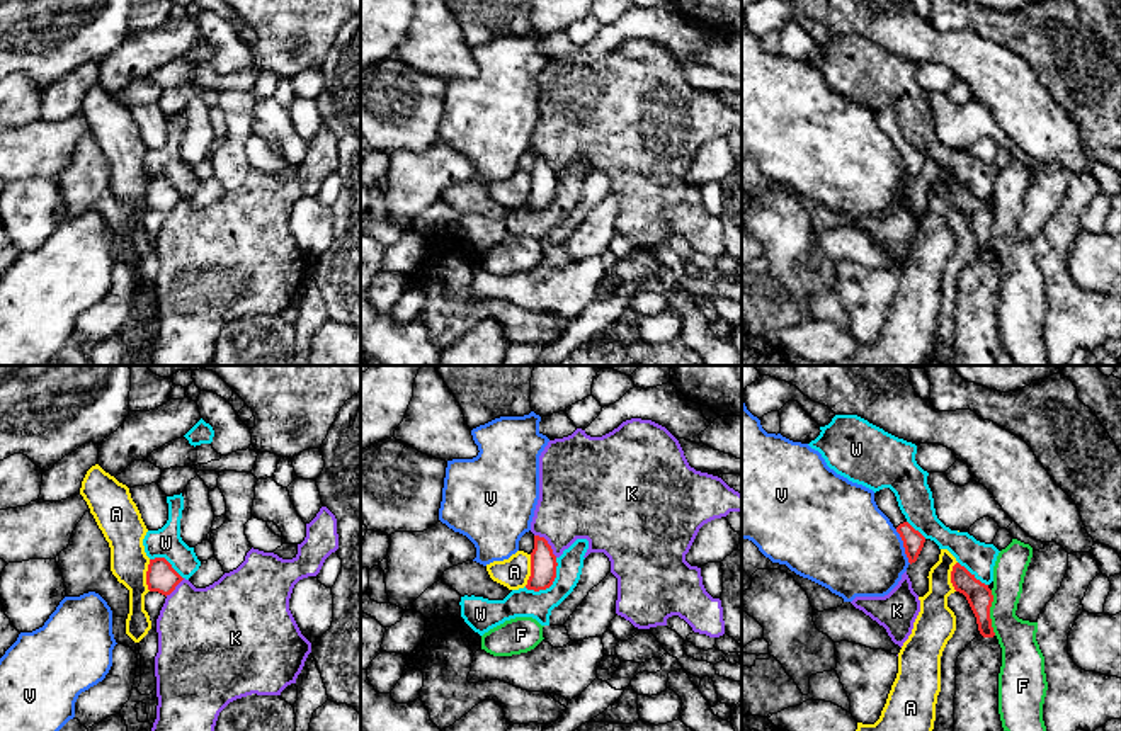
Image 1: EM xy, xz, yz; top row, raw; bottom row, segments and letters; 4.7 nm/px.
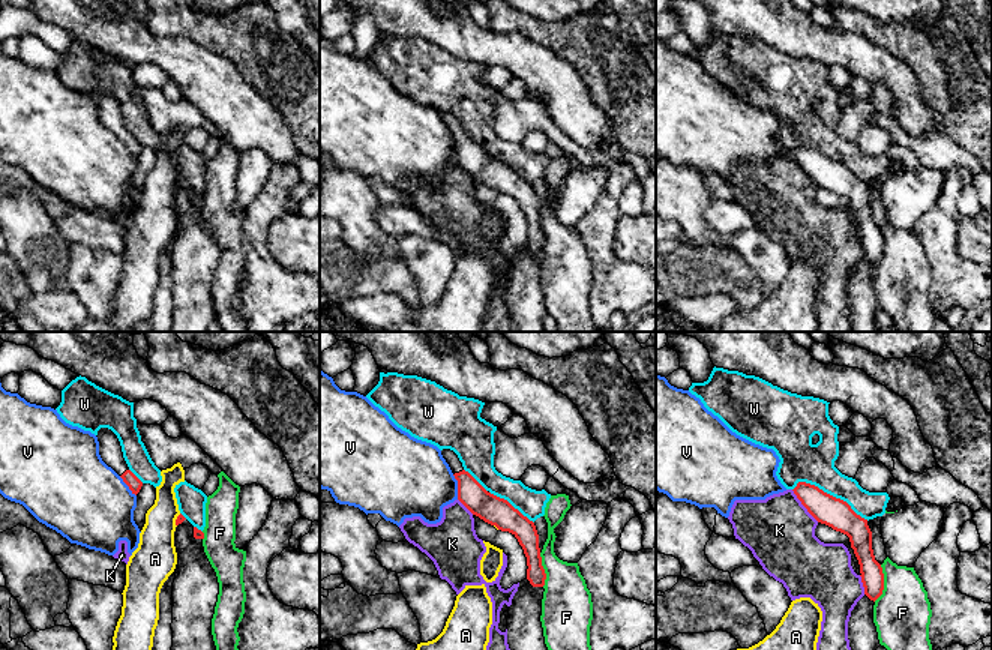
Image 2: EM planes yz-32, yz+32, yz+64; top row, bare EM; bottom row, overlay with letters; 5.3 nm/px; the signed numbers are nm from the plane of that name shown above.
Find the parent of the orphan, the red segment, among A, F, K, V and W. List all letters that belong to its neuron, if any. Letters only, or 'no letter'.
no letter

